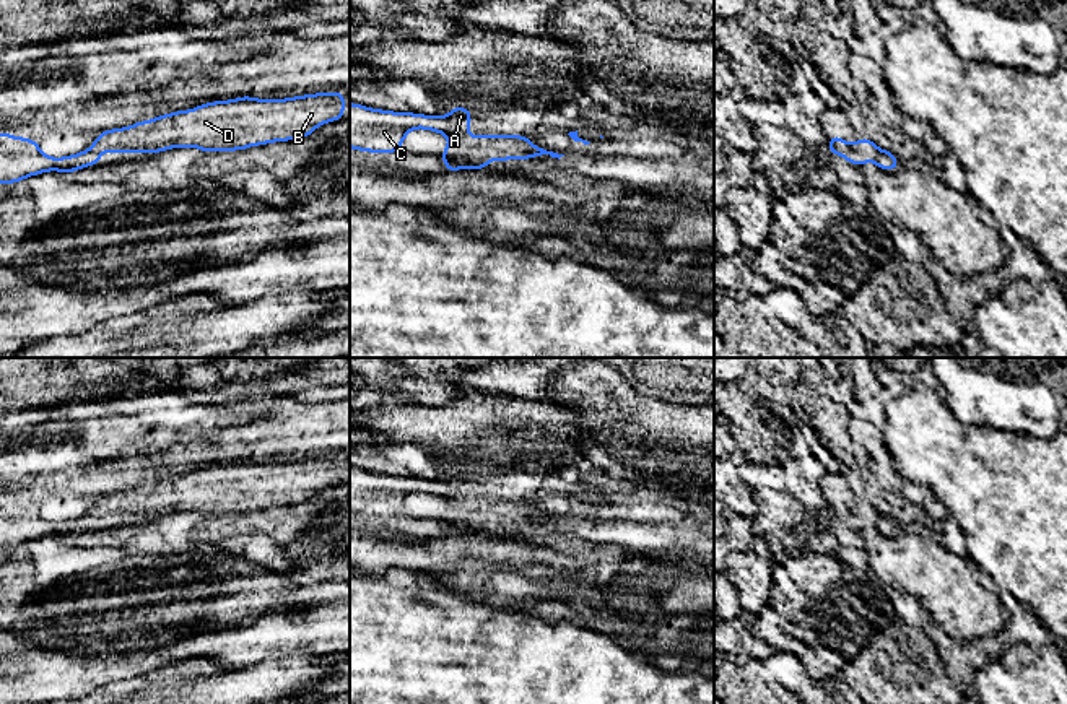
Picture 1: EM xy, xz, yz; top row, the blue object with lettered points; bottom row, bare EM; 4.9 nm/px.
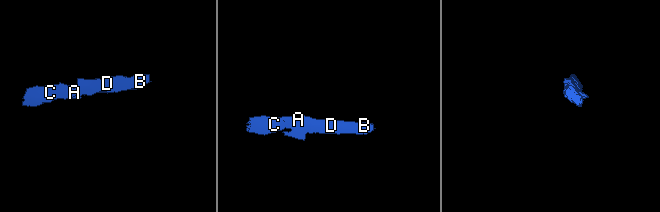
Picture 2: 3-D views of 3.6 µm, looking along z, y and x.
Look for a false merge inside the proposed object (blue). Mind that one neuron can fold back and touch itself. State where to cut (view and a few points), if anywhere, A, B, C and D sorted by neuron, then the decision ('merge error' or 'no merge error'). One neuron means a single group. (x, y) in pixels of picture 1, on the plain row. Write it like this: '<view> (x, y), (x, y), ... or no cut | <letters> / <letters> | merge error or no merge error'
no cut | A B C D | no merge error

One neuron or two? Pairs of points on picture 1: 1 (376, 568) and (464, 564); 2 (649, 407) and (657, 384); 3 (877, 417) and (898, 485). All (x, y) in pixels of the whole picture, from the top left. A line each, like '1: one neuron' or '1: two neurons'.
1: one neuron
2: two neurons
3: one neuron

